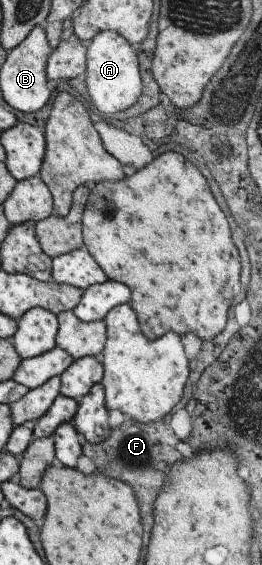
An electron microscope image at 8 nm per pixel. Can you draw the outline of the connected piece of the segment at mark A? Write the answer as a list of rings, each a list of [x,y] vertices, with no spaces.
[[[105,31],[86,43],[85,83],[93,105],[101,113],[117,113],[129,109],[140,99],[143,87],[137,59],[137,48],[117,31]]]

